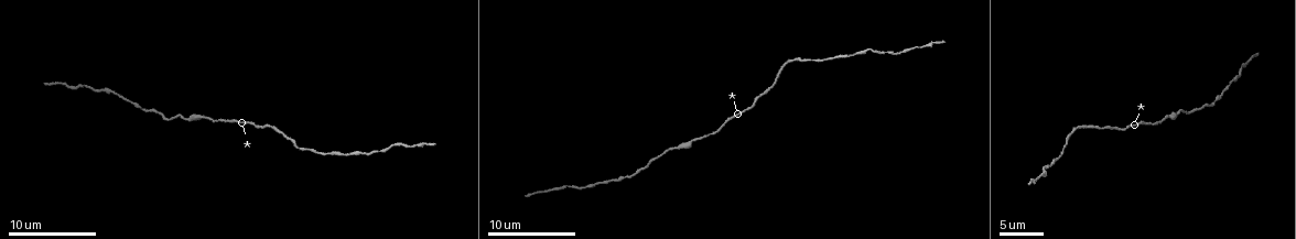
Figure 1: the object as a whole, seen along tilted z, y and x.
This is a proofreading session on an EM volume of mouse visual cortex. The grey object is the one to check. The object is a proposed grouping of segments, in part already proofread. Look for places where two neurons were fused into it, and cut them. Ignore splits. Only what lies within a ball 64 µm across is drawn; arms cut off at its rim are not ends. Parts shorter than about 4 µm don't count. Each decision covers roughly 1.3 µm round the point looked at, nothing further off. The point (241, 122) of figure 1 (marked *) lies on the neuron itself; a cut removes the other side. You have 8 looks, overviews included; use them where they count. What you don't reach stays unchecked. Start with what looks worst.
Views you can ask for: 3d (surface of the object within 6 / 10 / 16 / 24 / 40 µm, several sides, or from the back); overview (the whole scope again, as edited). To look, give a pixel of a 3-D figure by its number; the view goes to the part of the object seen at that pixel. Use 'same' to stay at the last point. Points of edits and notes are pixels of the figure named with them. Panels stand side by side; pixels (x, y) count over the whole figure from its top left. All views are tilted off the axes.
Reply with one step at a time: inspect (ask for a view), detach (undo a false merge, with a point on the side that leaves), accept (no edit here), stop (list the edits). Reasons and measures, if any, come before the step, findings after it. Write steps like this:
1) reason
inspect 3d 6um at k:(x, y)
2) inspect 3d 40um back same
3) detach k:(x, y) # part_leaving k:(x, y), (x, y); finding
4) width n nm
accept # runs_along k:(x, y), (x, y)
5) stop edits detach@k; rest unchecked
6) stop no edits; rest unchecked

calibre changes
inspect 3d 16um at 1:(1178, 112)

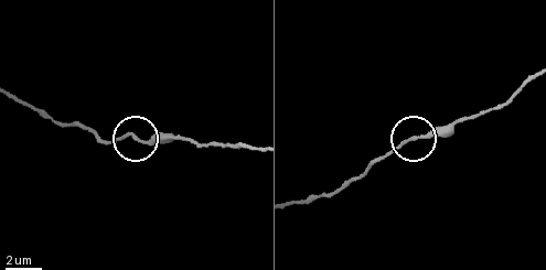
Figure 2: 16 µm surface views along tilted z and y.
accept # runs_along 2:(534, 73), (496, 105), (407, 139), (379, 161); continuous, no second neuron

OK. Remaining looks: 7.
sudden change in width
inspect 3d 10um at 1:(331, 151)

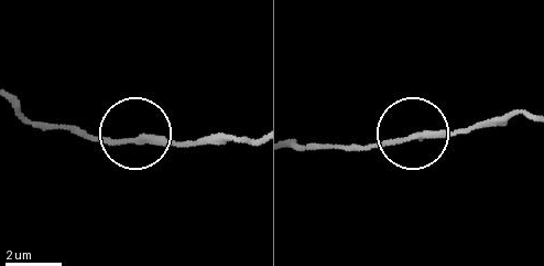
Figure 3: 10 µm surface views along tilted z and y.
inspect 3d 6um at 3:(136, 139)

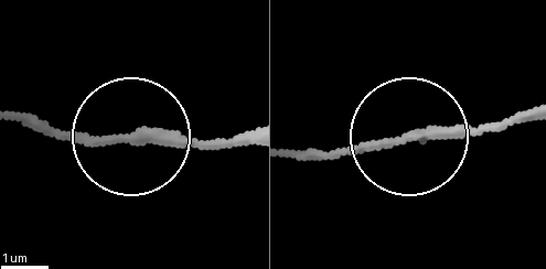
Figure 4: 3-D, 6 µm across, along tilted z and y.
width 200 nm
accept # runs_along 4:(289, 157), (525, 124); all the same neuron

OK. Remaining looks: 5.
thick turns thin
inspect 3d 16um at 1:(799, 59)

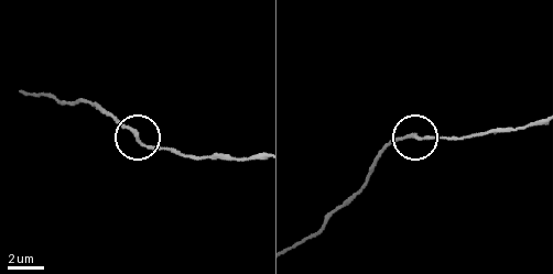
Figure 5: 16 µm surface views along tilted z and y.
width 180 nm
accept # runs_along 5:(294, 245), (335, 212), (394, 143), (456, 141); one neuron here

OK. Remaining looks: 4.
calibre changes
inspect 3d 16um at 1:(1230, 83)

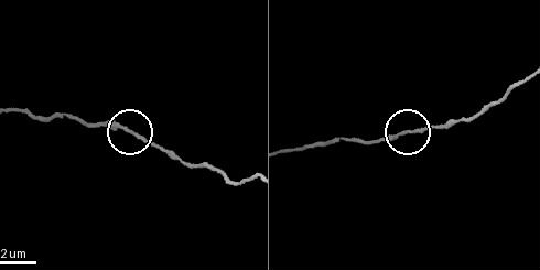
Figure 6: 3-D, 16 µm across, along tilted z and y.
width 180 nm
accept # runs_along 6:(527, 77), (473, 115), (369, 142), (358, 142); all the same neuron

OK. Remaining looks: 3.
stop no edits; rest unchecked

